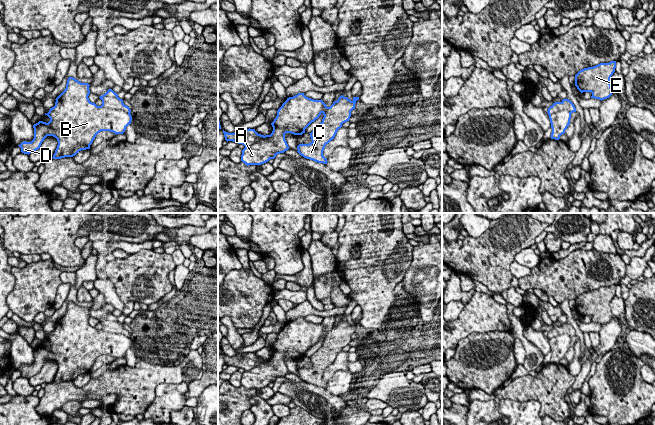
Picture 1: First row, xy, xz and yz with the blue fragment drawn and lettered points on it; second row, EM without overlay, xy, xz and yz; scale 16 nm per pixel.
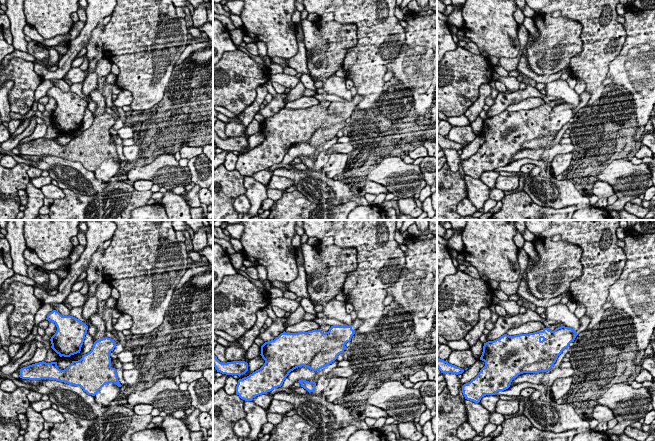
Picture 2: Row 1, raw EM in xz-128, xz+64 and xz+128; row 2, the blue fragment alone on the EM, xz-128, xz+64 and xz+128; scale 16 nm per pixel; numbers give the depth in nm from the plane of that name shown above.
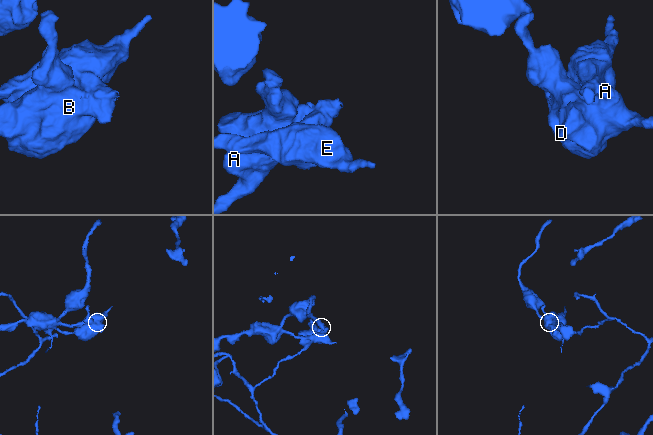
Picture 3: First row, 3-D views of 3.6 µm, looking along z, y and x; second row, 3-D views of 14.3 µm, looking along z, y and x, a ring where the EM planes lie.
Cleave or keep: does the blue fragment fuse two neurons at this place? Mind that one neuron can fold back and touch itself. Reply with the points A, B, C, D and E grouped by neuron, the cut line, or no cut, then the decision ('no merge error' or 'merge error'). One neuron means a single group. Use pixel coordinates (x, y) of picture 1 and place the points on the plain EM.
A B D / C E | xz (350, 336), (332, 329), (322, 344) | merge error

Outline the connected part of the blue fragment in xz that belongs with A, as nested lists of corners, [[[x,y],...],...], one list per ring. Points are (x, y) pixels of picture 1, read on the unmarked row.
[[[304,317],[287,322],[271,347],[272,357],[267,363],[245,371],[242,374],[241,385],[247,390],[261,389],[274,383],[277,378],[284,377],[289,373],[285,358],[302,359],[321,338],[325,340],[329,332],[322,323],[314,324],[306,321]]]

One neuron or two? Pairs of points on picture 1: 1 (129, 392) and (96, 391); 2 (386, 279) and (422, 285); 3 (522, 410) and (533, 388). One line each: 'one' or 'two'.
1: one
2: two
3: two

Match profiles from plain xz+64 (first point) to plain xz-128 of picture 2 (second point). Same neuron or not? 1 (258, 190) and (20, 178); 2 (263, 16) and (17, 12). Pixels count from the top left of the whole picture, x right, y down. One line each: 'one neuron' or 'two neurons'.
1: two neurons
2: two neurons

